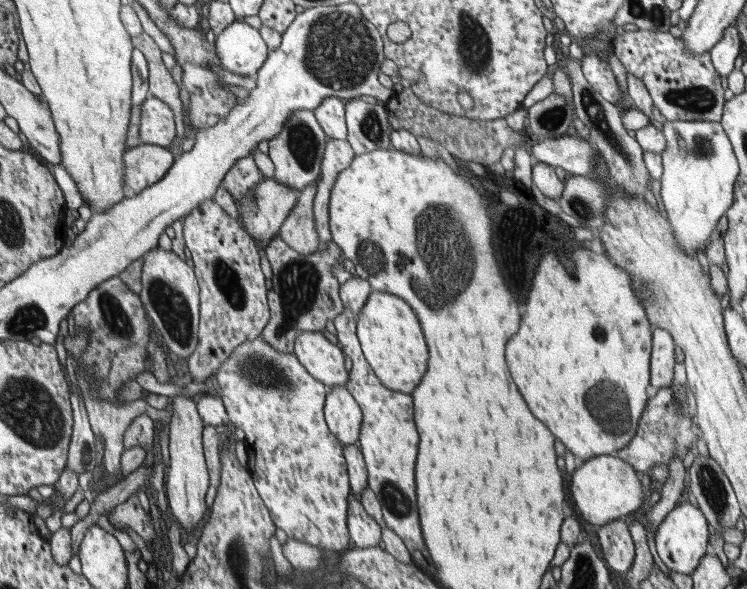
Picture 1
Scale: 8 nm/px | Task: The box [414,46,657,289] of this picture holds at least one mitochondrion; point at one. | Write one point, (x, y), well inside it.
(597, 113)

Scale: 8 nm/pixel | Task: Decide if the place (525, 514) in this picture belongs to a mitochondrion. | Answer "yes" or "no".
no

